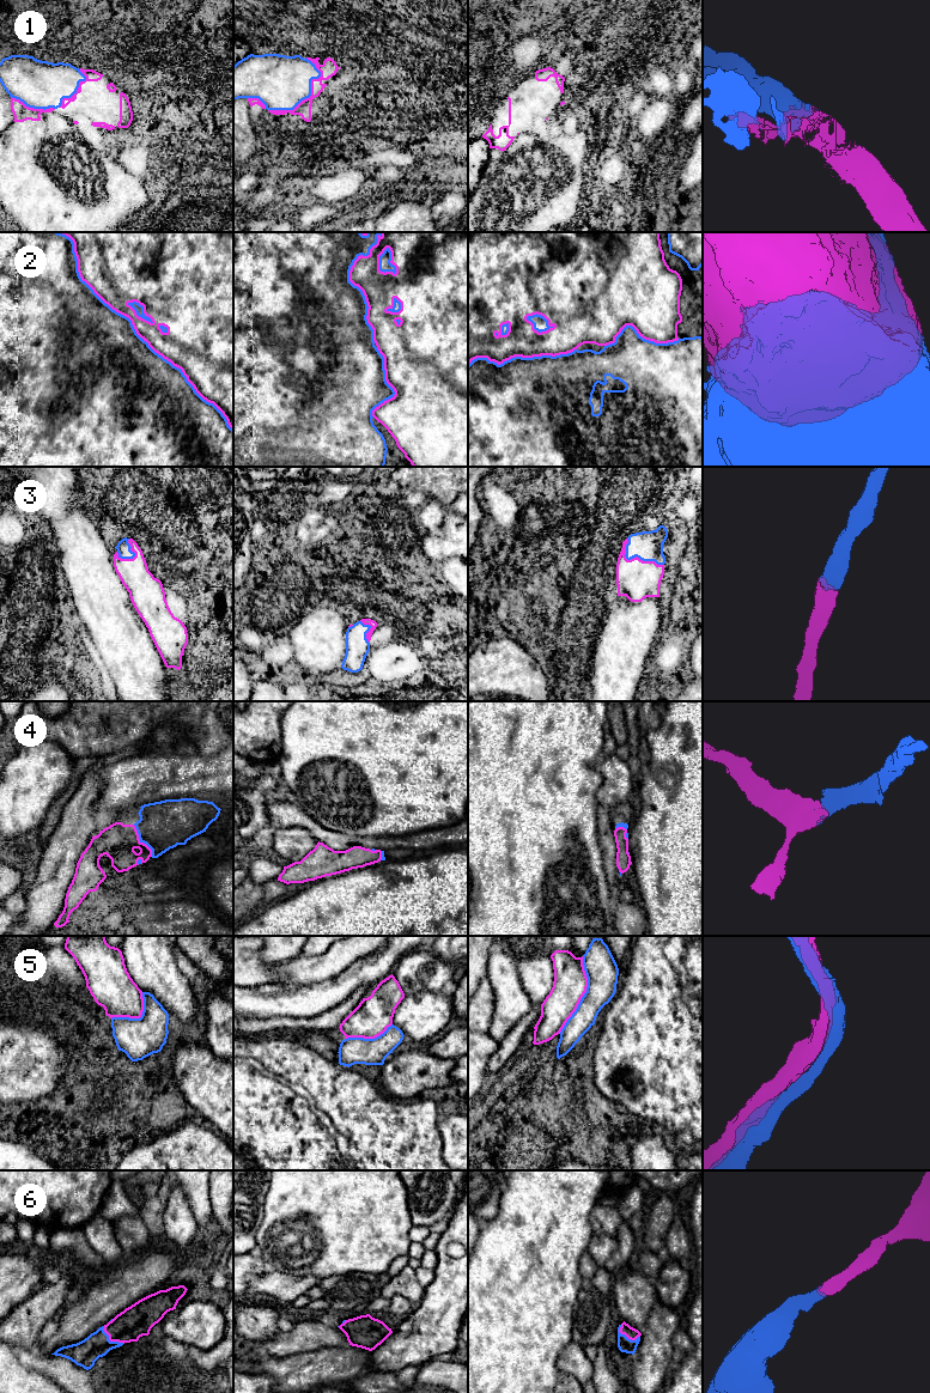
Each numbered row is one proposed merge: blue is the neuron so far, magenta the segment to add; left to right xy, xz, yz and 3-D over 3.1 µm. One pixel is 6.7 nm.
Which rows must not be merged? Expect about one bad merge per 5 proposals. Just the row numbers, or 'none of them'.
2, 5

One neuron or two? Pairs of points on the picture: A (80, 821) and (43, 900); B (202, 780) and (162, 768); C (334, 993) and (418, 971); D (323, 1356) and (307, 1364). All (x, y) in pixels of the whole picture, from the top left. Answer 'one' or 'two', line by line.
A: one
B: one
C: two
D: one

